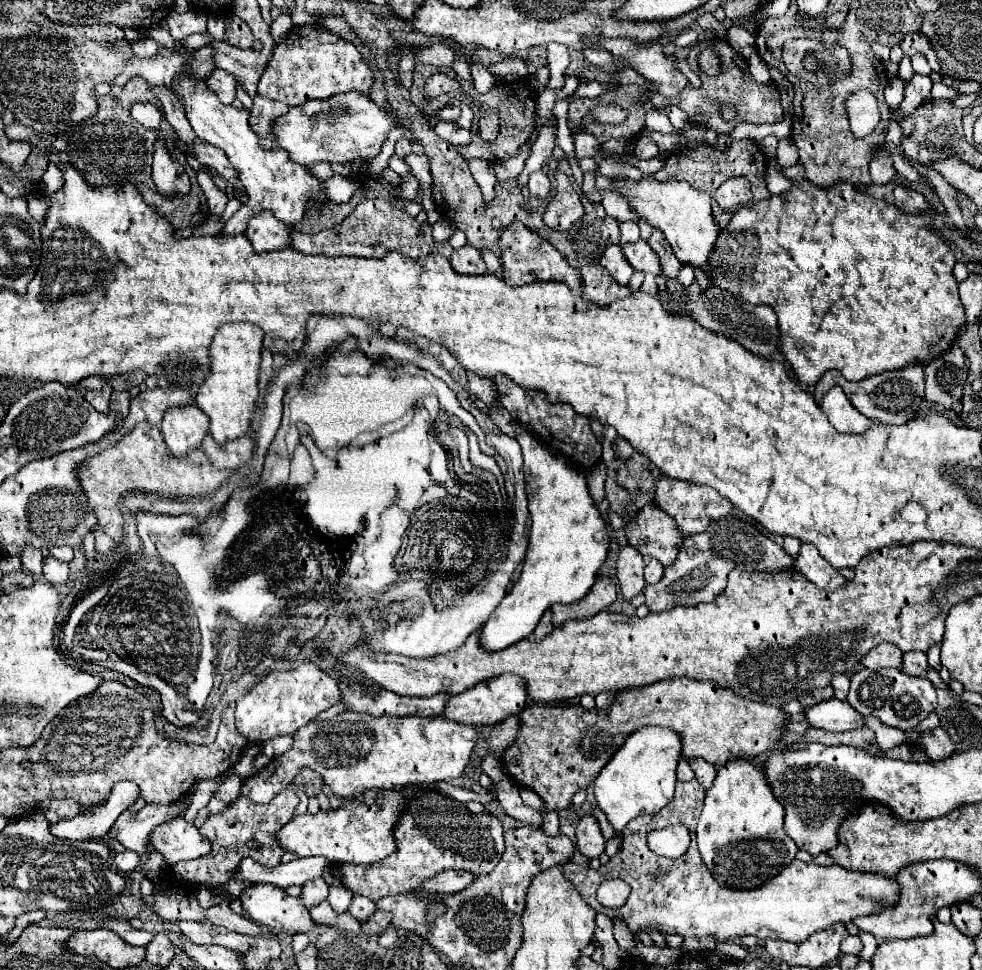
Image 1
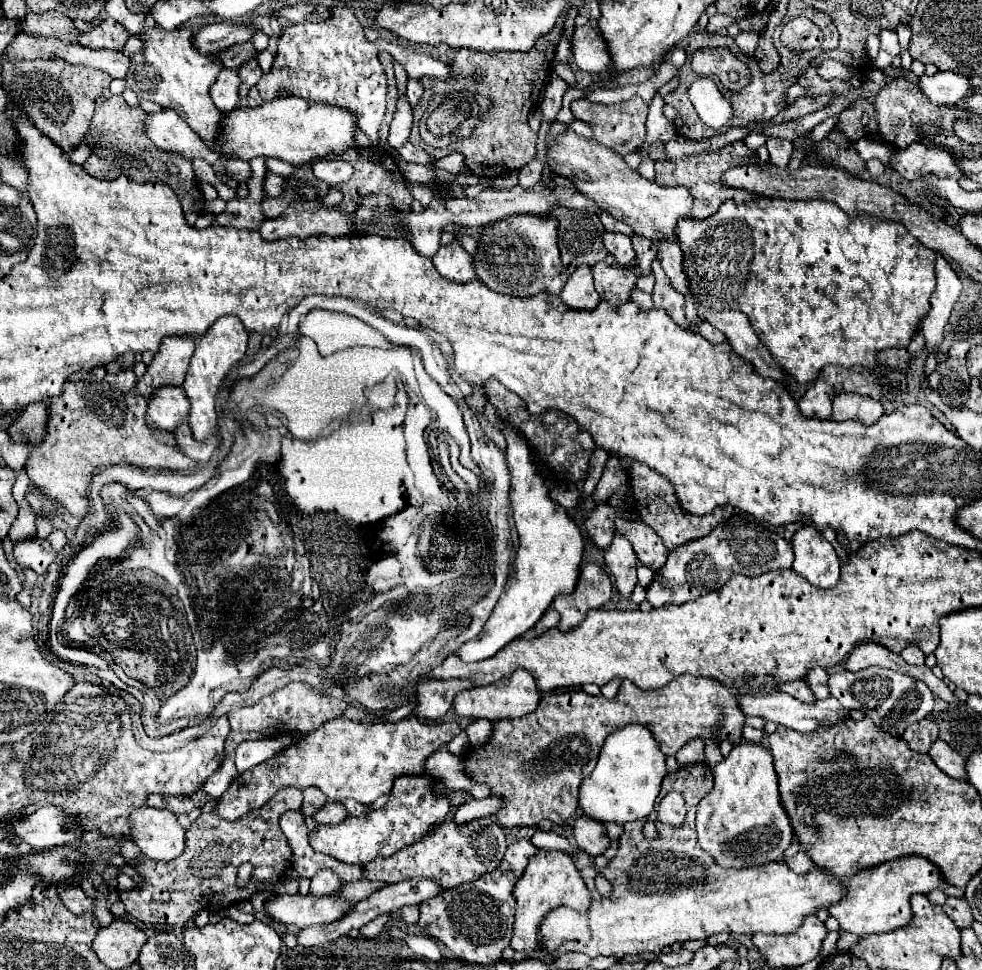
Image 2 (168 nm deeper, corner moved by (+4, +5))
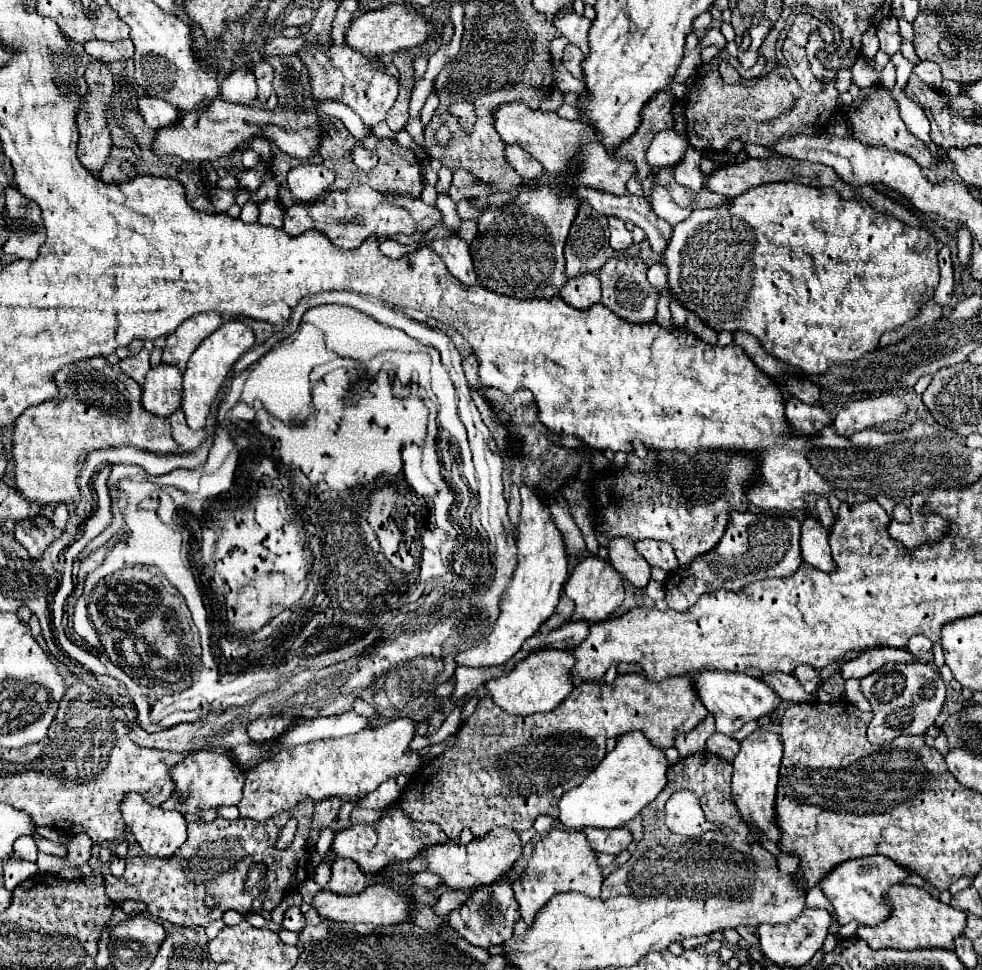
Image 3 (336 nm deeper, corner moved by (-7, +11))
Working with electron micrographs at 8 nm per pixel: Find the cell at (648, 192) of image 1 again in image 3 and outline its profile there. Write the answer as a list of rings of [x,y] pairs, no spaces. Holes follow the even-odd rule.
[[[506,103],[496,113],[496,131],[500,133],[502,141],[508,145],[518,145],[536,157],[544,169],[556,177],[566,179],[568,183],[576,183],[576,187],[594,187],[606,193],[624,195],[628,193],[626,181],[636,177],[636,165],[622,157],[614,157],[606,151],[606,147],[596,137],[594,129],[584,121],[568,121],[556,113],[532,111],[524,103]]]

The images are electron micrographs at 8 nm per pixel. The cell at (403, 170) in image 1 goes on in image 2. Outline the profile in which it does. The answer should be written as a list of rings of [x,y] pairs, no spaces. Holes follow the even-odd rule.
[[[345,5],[335,7],[331,23],[299,23],[283,31],[273,69],[261,77],[257,89],[265,101],[277,97],[277,91],[287,89],[293,95],[311,103],[329,103],[333,107],[347,109],[357,117],[359,129],[363,129],[373,145],[377,145],[377,133],[385,115],[387,77],[377,59],[379,45],[363,35],[353,11]]]

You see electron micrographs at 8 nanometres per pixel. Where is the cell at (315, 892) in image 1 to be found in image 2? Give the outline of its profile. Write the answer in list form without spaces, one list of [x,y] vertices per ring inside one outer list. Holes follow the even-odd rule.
[[[323,869],[319,871],[313,879],[311,879],[311,893],[317,895],[317,897],[323,897],[323,895],[337,895],[341,891],[343,883],[339,879],[337,873],[329,871],[329,869]]]

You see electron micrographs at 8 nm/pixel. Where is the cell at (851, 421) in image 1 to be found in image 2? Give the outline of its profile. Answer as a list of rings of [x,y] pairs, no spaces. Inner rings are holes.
[[[841,393],[833,399],[833,421],[855,419],[865,425],[873,425],[883,415],[883,407],[879,401],[857,395],[857,393]]]

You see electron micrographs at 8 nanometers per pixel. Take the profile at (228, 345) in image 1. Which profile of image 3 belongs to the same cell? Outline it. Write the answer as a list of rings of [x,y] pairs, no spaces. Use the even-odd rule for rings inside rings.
[[[240,319],[224,321],[208,339],[202,341],[202,345],[196,349],[196,353],[190,357],[188,367],[184,371],[184,397],[182,397],[182,411],[186,413],[186,423],[192,429],[204,429],[206,419],[210,413],[210,407],[226,381],[228,371],[232,365],[254,345],[254,331]]]

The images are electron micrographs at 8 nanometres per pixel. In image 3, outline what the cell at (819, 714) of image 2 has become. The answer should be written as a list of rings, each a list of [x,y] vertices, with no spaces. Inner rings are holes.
[[[708,671],[708,673],[692,673],[696,691],[700,701],[716,719],[716,731],[732,737],[746,721],[758,719],[762,715],[770,715],[770,711],[778,709],[784,701],[782,697],[766,685],[762,679],[750,677],[746,673],[728,673],[728,671]]]

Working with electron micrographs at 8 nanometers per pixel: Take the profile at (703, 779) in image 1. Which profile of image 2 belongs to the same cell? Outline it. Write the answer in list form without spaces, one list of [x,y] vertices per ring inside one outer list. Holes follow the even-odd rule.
[[[693,739],[689,741],[687,745],[683,745],[677,753],[675,753],[675,759],[679,765],[691,765],[691,763],[699,763],[699,761],[705,761],[703,759],[703,739]]]

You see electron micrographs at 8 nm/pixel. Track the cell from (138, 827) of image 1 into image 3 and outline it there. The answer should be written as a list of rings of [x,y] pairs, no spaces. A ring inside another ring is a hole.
[[[198,751],[198,753],[192,753],[184,759],[184,763],[196,763],[198,771],[192,775],[192,771],[186,771],[184,769],[192,769],[188,765],[176,765],[172,769],[172,779],[176,781],[176,791],[172,793],[172,797],[162,803],[162,809],[176,809],[180,813],[186,815],[197,815],[197,814],[186,814],[186,813],[198,813],[198,811],[204,811],[204,809],[214,809],[218,805],[236,805],[236,801],[240,801],[240,793],[242,793],[242,785],[244,785],[244,773],[236,767],[236,763],[232,761],[230,755],[214,755],[214,753],[208,753],[208,751]]]

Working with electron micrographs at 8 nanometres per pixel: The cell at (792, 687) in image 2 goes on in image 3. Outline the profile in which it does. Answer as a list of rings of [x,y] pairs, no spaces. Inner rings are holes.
[[[772,673],[764,677],[764,681],[788,703],[810,703],[814,699],[814,695],[806,693],[802,683],[788,673]]]

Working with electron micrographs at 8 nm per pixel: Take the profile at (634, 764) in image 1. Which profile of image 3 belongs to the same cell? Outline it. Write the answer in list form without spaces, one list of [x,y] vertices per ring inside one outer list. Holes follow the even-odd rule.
[[[624,733],[616,747],[604,757],[604,761],[572,791],[560,799],[560,821],[570,829],[584,827],[624,827],[646,805],[650,805],[666,785],[668,761],[664,751],[652,745],[644,733]]]

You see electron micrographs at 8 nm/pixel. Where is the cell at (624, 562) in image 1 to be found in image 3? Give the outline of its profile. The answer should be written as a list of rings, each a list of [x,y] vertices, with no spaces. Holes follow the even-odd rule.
[[[616,537],[610,541],[608,551],[610,551],[612,567],[622,577],[626,577],[638,589],[646,587],[646,583],[650,581],[650,565],[636,551],[634,541],[628,541],[628,537]]]

